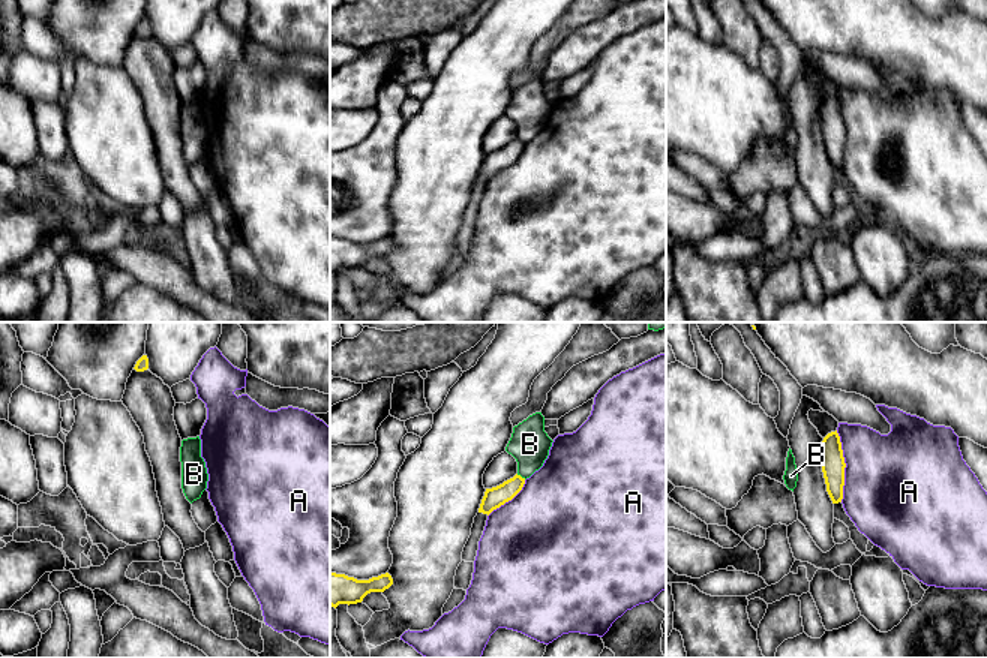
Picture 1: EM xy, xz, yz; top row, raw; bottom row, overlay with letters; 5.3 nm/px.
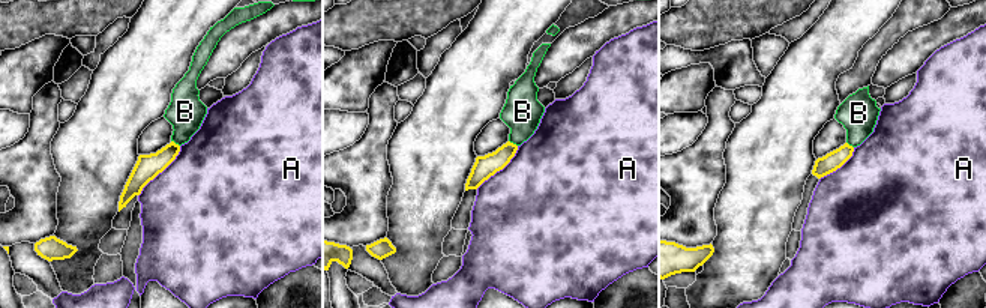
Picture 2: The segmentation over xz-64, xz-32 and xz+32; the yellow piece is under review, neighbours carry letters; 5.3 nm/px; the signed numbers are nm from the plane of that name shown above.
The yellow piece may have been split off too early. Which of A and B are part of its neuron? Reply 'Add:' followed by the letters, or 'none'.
Add: none

